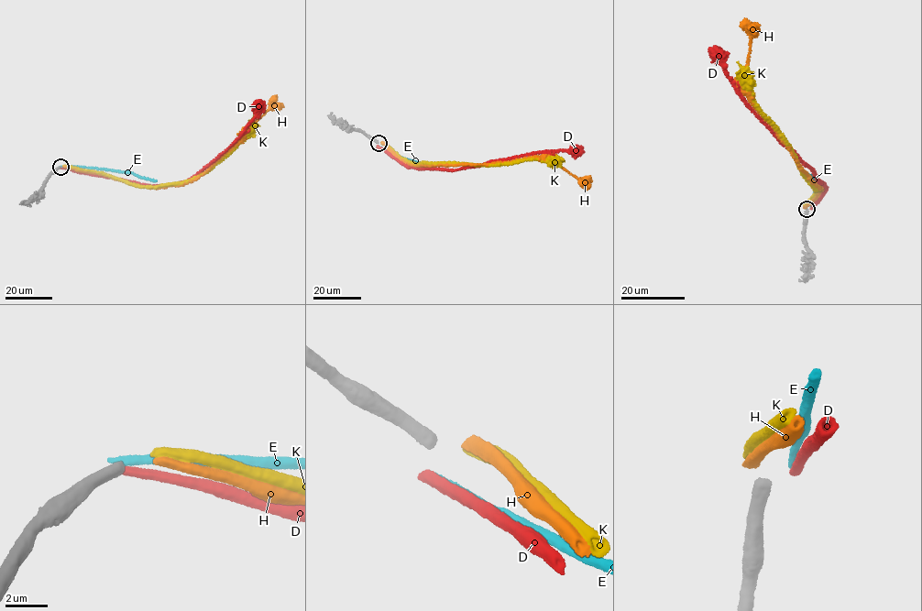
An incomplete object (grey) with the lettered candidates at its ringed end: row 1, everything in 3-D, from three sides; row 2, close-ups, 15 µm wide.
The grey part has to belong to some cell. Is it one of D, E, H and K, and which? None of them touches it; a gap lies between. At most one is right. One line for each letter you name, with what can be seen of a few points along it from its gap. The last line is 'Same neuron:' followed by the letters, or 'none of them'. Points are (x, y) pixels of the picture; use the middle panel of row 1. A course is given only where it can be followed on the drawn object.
H: Its course: (381, 142), (405, 160), (417, 165), (502, 163), (552, 157), (577, 179), (592, 181)
Same neuron: H

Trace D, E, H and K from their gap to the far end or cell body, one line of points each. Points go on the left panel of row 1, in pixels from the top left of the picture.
D: (60, 168), (155, 185), (189, 180), (235, 143), (254, 118), (261, 99)
E: (60, 167), (117, 170), (156, 180)
H: (63, 167), (150, 188), (193, 180), (235, 147), (246, 128), (268, 109), (277, 95)
K: (63, 166), (99, 171), (142, 186), (181, 182), (203, 174), (230, 155), (246, 136), (254, 115)

